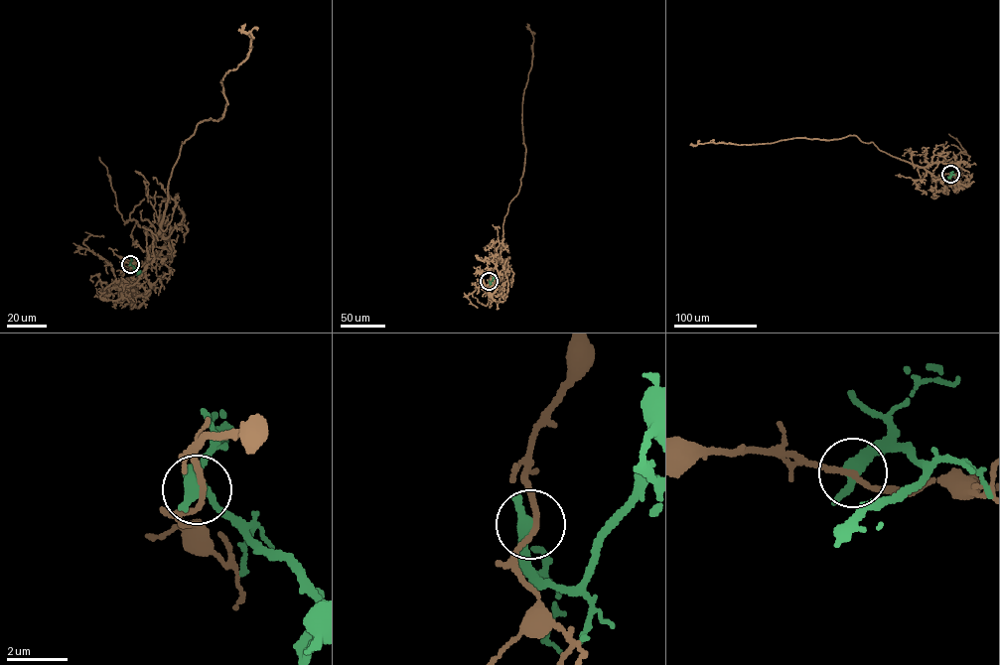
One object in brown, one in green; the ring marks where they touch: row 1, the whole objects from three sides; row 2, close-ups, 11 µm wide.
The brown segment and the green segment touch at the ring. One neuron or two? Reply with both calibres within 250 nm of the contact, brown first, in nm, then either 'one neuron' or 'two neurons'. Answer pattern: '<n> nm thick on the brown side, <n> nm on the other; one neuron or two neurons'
160 nm thick on the brown side, 550 nm on the other; two neurons

